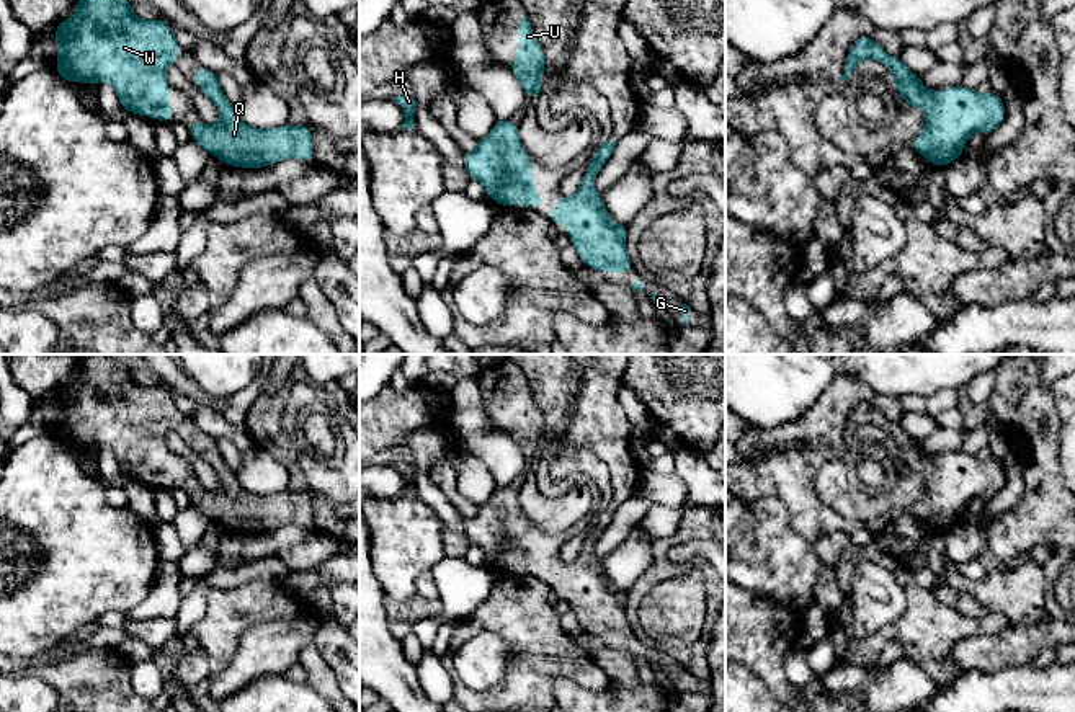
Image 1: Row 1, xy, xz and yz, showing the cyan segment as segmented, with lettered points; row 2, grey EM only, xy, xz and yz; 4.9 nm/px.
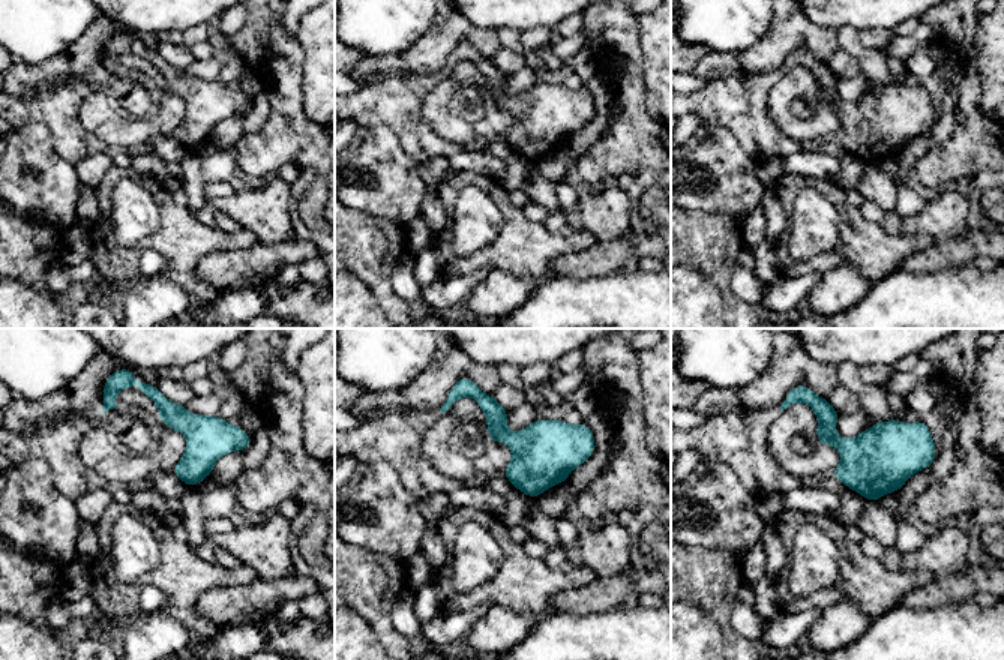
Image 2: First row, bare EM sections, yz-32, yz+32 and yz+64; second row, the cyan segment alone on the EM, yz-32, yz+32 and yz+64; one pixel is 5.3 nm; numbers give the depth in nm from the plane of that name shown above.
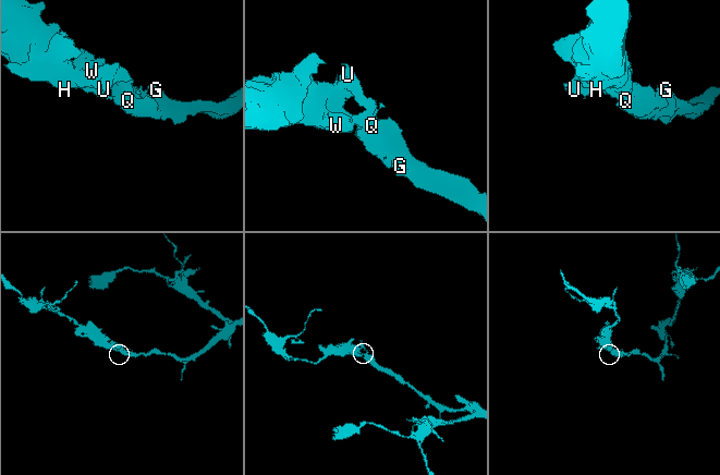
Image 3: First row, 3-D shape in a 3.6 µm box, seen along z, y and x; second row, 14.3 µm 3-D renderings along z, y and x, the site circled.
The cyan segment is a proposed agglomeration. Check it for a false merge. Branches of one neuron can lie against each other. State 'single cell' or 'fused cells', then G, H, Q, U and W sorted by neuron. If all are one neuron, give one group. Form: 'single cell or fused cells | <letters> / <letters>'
single cell | G H Q U W

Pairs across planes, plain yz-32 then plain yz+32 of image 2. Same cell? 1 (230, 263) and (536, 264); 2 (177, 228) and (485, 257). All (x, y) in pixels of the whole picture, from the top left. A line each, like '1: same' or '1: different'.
1: different
2: same

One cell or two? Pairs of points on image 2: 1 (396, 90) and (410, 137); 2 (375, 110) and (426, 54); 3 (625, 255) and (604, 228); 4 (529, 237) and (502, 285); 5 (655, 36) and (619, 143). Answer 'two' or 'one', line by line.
1: one
2: two
3: two
4: two
5: two

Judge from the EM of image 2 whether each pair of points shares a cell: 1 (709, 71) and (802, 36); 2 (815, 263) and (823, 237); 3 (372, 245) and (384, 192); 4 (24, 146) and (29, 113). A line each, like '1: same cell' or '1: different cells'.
1: same cell
2: different cells
3: different cells
4: different cells

